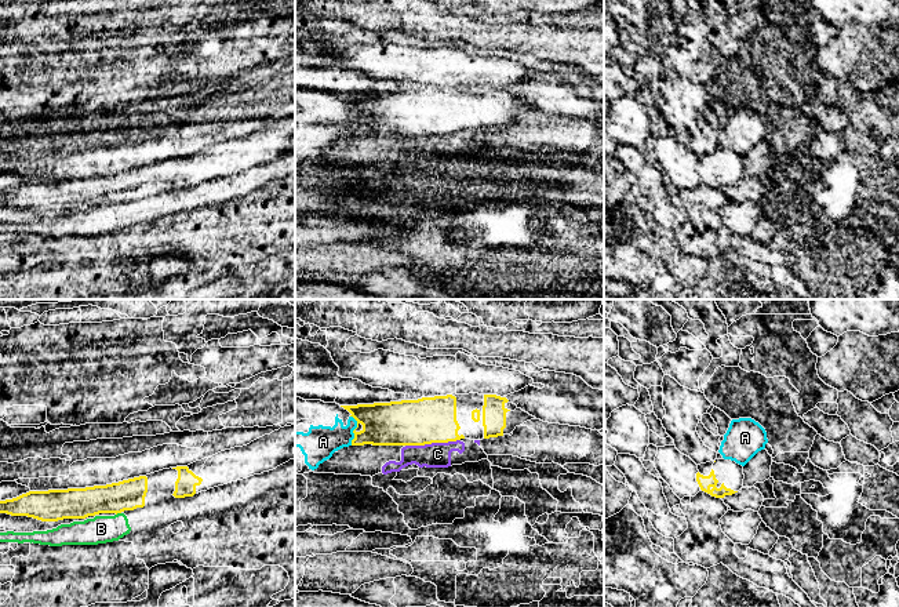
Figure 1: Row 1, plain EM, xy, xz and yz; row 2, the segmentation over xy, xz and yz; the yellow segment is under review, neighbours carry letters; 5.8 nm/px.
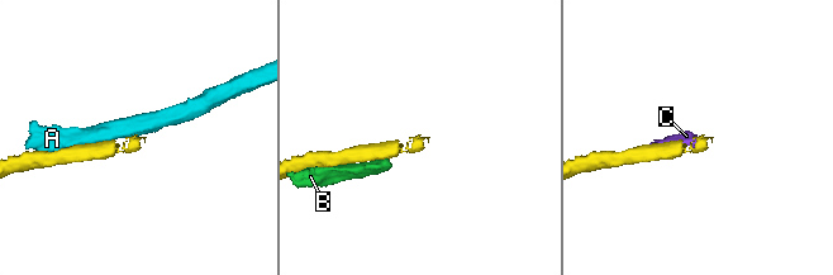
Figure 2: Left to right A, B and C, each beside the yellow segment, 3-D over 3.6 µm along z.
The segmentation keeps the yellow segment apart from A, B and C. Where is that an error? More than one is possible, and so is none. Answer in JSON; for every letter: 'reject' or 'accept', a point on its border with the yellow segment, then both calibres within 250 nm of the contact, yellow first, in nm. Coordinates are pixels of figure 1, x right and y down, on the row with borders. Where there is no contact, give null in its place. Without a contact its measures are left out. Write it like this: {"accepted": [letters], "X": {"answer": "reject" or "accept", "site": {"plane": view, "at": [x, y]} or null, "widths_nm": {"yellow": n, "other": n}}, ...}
{"accepted": [], "A": {"answer": "reject", "site": {"plane": "xz", "at": [353, 431]}, "widths_nm": {"yellow": 260, "other": 200}}, "B": {"answer": "reject", "site": {"plane": "xy", "at": [117, 512]}, "widths_nm": {"yellow": 180, "other": 160}}, "C": {"answer": "reject", "site": {"plane": "xz", "at": [432, 442]}, "widths_nm": {"yellow": 280, "other": 140}}}

